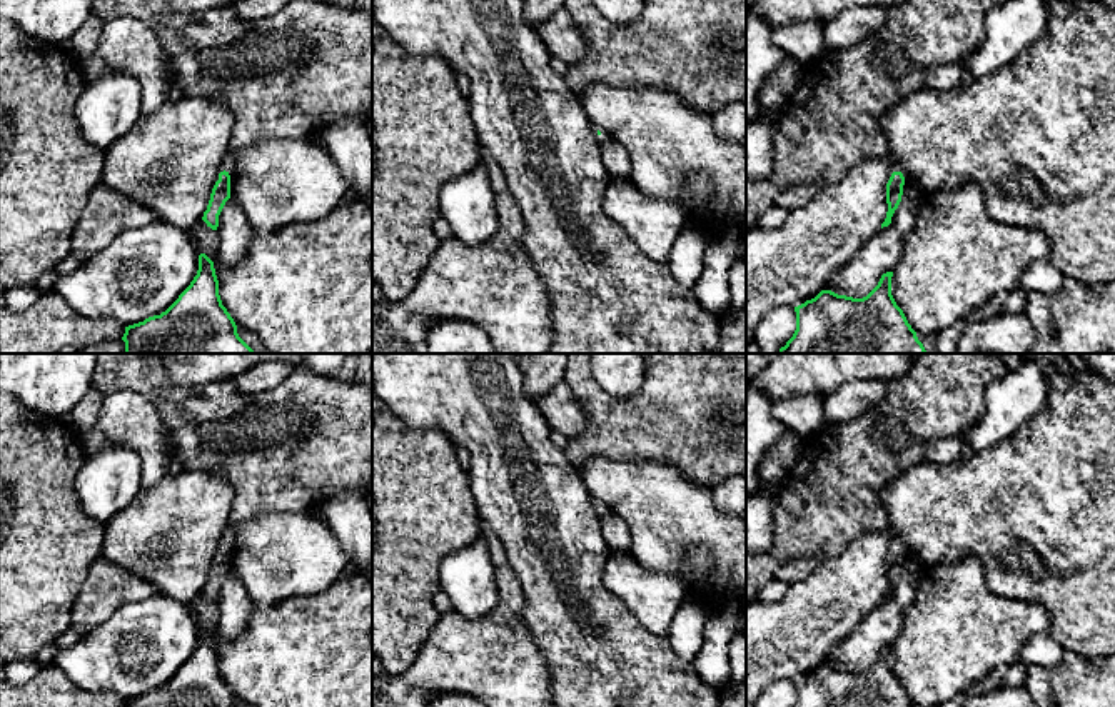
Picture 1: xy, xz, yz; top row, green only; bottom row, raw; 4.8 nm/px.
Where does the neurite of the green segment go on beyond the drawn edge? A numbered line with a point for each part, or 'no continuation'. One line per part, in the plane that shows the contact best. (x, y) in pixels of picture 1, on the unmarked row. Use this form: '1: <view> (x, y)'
1: xy (229, 534)

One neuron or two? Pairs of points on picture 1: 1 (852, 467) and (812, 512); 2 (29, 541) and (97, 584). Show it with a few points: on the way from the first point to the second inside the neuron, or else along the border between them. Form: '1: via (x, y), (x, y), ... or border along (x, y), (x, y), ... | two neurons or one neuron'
1: via (840, 479), (823, 502) | one neuron
2: border along (100, 554), (74, 602), (72, 614) | two neurons

